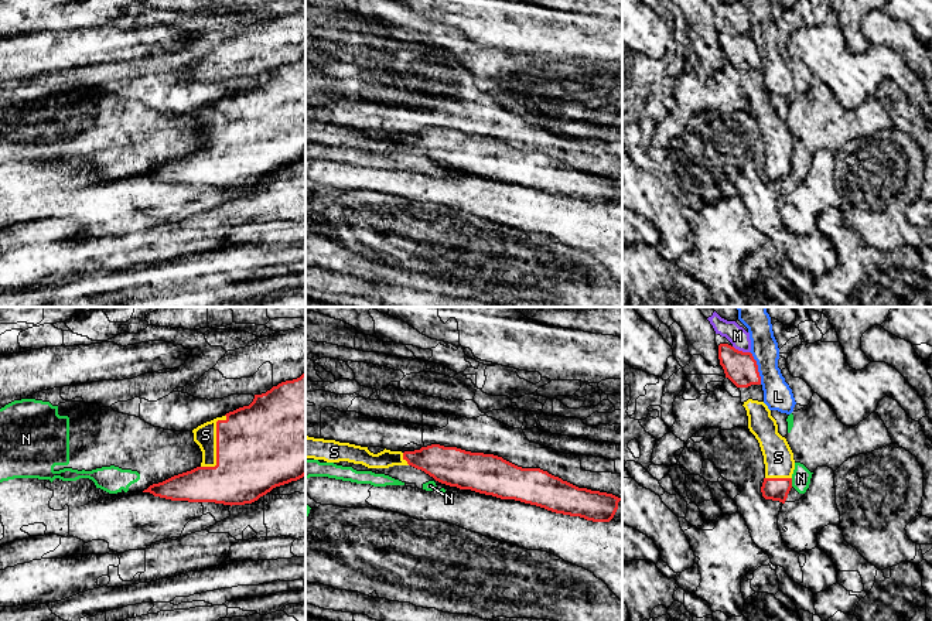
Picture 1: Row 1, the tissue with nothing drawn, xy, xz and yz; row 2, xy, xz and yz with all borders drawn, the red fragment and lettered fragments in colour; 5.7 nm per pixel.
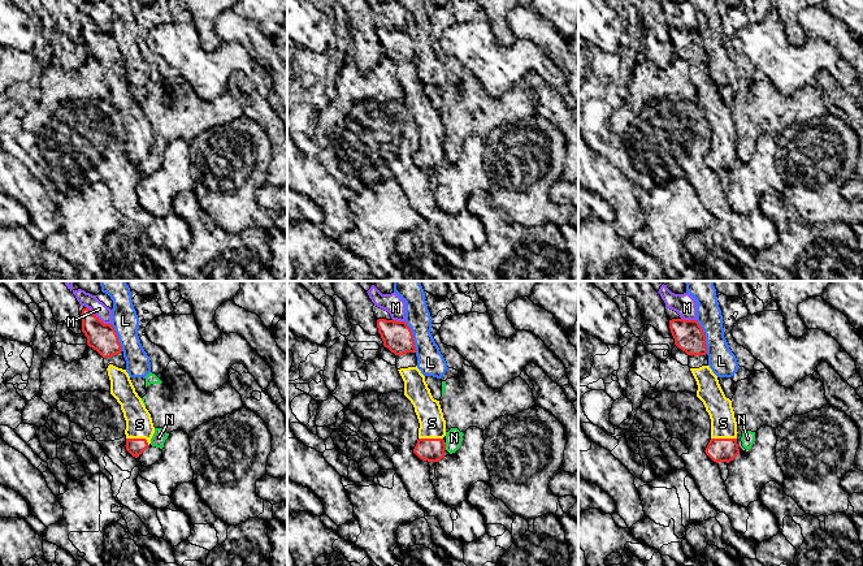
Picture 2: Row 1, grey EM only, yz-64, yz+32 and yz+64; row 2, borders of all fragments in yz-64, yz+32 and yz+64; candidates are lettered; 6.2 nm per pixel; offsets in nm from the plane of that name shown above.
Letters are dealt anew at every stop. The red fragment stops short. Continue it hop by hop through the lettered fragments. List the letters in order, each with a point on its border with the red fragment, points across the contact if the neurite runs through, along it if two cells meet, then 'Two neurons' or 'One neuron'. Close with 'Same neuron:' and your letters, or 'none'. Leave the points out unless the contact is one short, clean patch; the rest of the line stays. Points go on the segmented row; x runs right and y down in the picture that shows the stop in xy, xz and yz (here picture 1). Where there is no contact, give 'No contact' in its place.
L: Touches red at yz (757, 368). Two neurons
M: Touches red at yz (741, 351). Two neurons
N: Touches red at yz (791, 483). Boundary: yz (791, 478), (792, 485). Two neurons
S: Touches red at xy (217, 444). One neuron
Same neuron: S

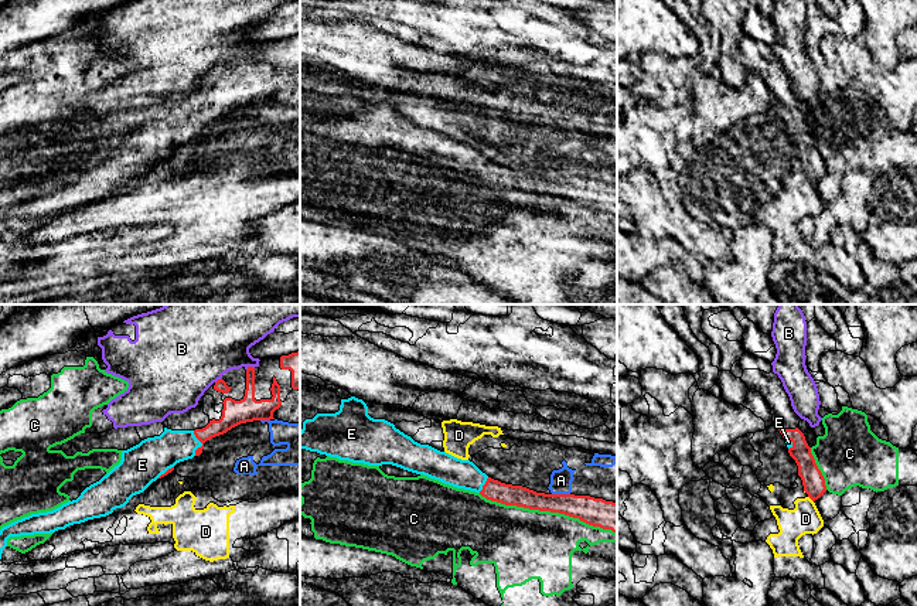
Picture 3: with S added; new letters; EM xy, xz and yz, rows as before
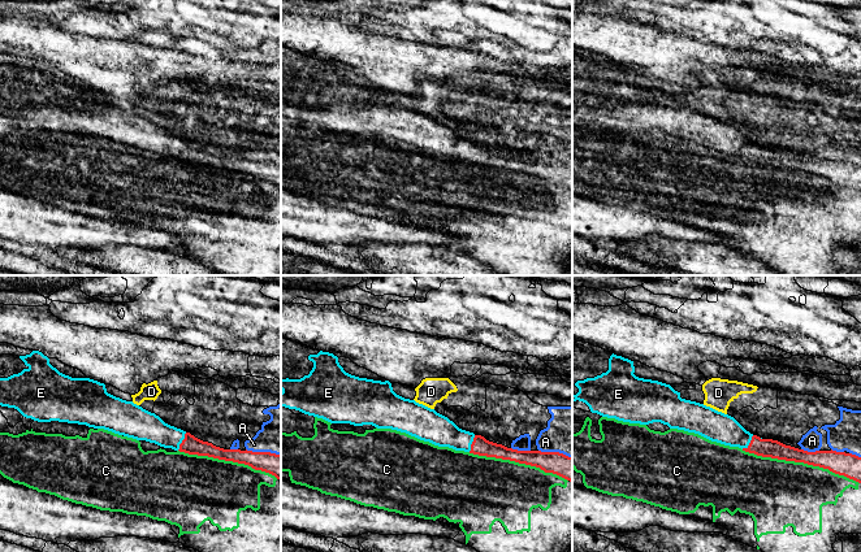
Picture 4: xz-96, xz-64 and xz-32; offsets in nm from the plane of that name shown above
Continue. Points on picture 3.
A: Touches red at xz (561, 494). Two neurons
B: Touches red at xy (249, 367). Two neurons
C: Touches red at xz (548, 510). Two neurons
D: Touches red at yz (810, 497). Two neurons
E: Touches red at xy (201, 442). One neuron
Same neuron: E

